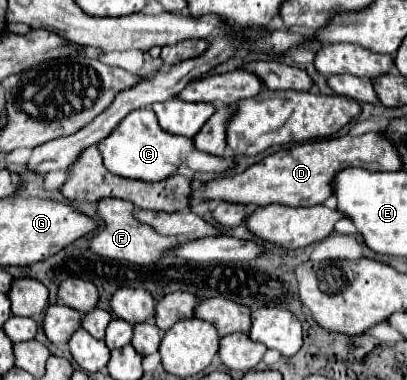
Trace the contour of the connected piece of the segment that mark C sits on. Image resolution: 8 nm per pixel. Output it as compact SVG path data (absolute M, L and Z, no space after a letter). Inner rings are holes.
M139 109L129 113L129 117L121 121L115 133L111 133L105 141L99 141L97 147L103 155L105 167L113 175L139 179L145 183L155 183L155 181L173 177L179 165L187 165L191 171L203 171L203 173L225 173L227 169L235 167L233 157L215 157L215 155L197 151L193 145L193 139L163 131L153 109Z

